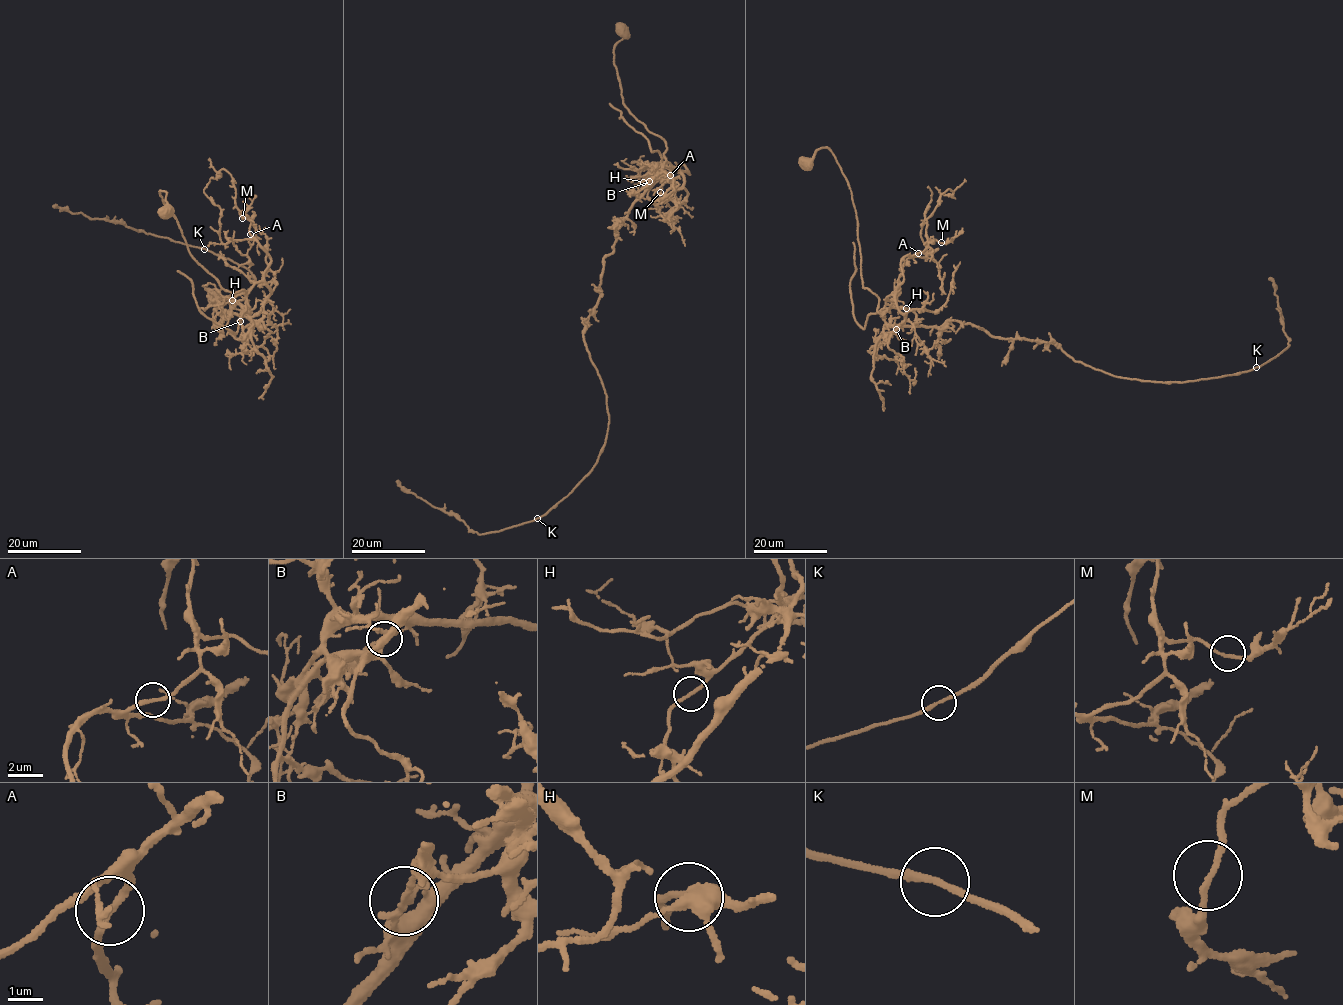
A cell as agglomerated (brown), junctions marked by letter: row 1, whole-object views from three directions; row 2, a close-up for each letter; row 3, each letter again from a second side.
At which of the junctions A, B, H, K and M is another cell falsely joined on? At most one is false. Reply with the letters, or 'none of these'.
B

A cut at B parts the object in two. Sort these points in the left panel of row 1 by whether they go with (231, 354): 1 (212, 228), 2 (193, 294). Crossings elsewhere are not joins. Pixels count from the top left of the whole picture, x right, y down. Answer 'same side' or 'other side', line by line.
1: same side
2: same side

